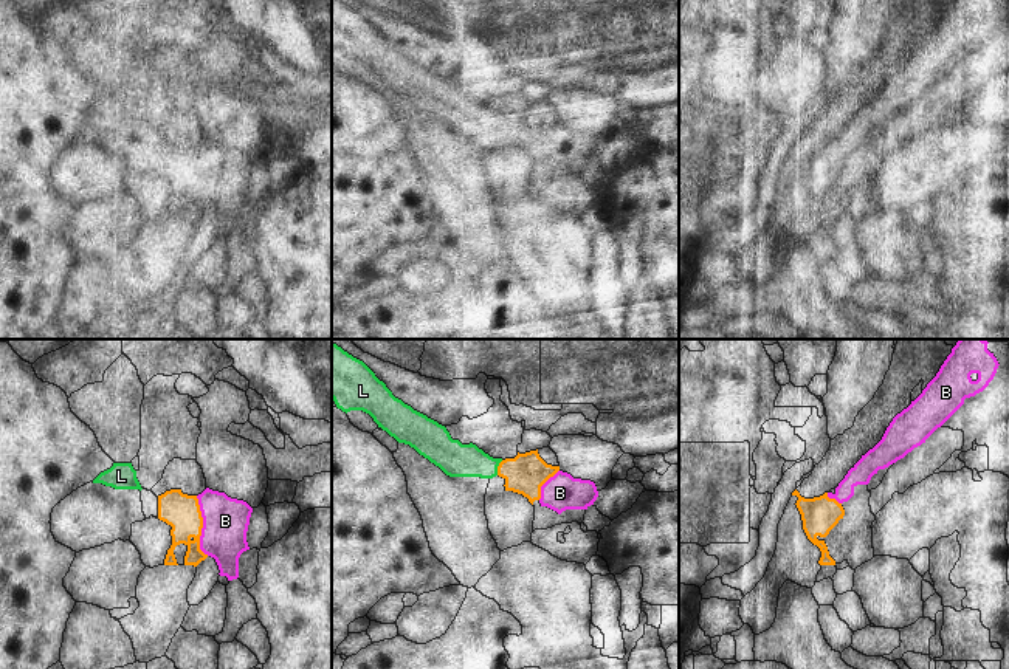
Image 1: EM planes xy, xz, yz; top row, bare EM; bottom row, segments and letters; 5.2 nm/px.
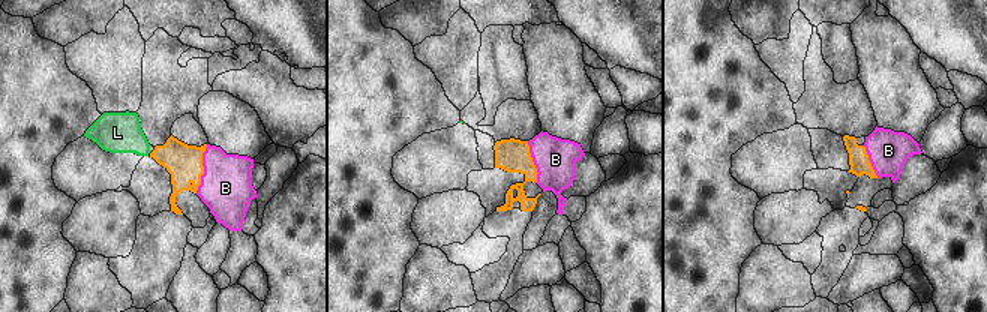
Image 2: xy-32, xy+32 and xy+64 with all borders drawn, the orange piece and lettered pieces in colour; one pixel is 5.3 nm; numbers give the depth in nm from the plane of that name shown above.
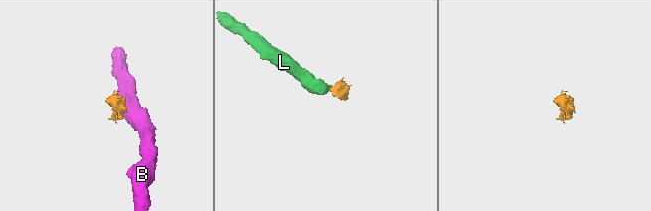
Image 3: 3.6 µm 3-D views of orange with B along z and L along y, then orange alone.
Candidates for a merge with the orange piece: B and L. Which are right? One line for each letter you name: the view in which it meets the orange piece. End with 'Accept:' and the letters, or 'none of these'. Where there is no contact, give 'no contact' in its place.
B: contact in xy
L: contact in xz
Accept: B, L

